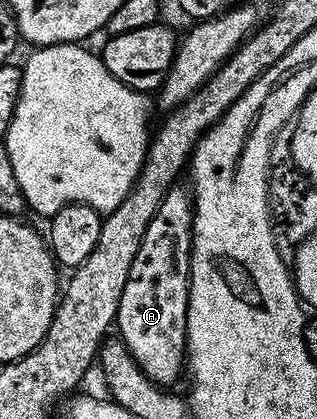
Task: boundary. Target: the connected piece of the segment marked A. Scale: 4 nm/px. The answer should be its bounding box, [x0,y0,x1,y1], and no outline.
[115,184,193,386]

